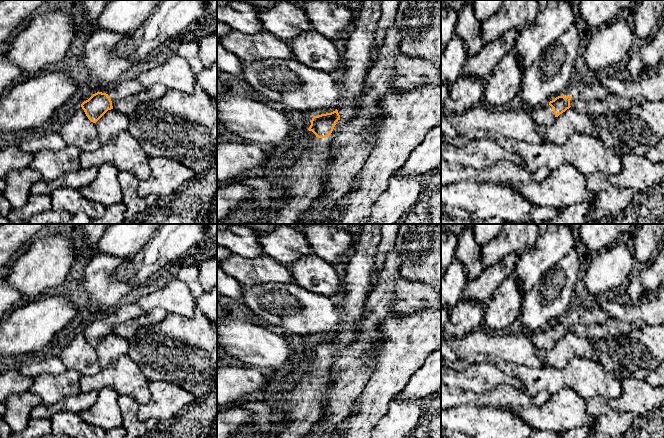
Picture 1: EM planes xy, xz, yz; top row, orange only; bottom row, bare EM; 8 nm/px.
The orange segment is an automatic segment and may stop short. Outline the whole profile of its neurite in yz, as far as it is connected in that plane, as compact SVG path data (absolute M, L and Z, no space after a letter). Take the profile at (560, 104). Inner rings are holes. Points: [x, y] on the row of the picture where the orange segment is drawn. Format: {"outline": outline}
{"outline": "M570 90L565 94L556 97L554 100L550 101L548 104L535 108L526 110L530 117L542 126L552 124L555 118L560 114L569 109L570 106Z"}

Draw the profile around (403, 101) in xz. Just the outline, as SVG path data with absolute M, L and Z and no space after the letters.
M425 78L415 89L397 89L393 94L385 95L378 101L382 106L383 121L379 127L374 126L377 134L367 133L363 139L373 139L373 148L362 169L354 176L350 189L342 196L336 195L334 206L342 206L343 211L332 224L366 224L371 213L371 207L377 198L388 187L389 179L405 164L409 155L421 144L426 134L434 127L441 125L441 86L431 85Z

